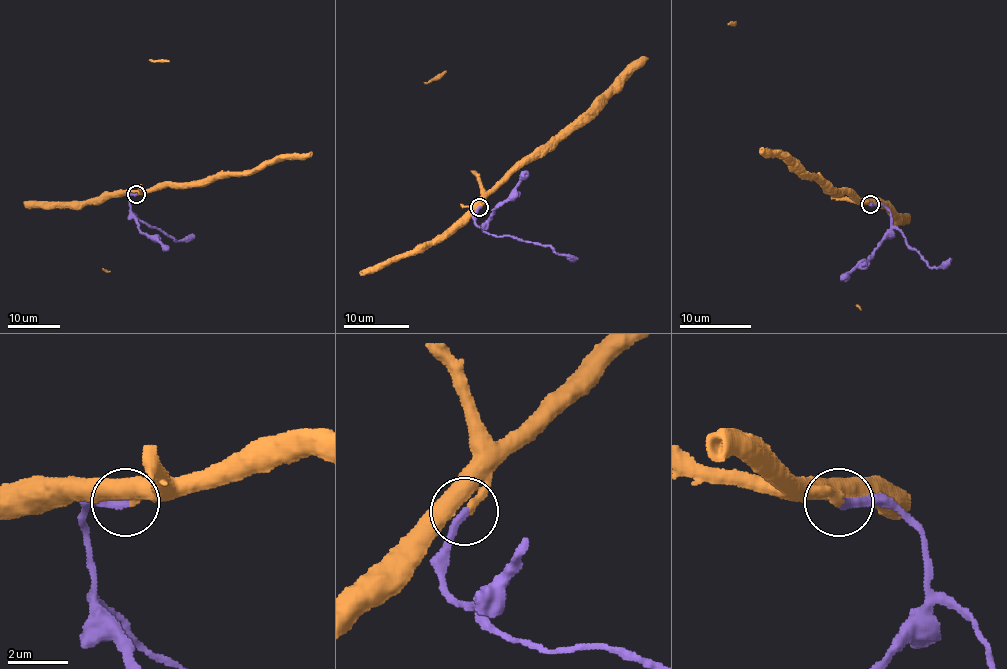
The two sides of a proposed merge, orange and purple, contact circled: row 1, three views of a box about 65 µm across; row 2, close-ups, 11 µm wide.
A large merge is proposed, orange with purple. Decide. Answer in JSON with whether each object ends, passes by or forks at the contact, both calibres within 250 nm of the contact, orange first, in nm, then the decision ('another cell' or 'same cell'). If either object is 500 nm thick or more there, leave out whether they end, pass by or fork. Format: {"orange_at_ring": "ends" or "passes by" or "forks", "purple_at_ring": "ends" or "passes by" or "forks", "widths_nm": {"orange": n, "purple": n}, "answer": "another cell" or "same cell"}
{"orange_at_ring": "passes by", "purple_at_ring": "ends", "widths_nm": {"orange": 380, "purple": 300}, "answer": "same cell"}

